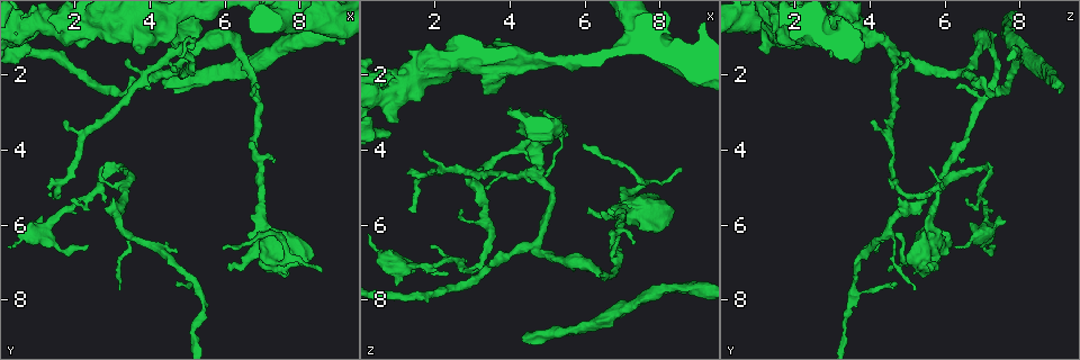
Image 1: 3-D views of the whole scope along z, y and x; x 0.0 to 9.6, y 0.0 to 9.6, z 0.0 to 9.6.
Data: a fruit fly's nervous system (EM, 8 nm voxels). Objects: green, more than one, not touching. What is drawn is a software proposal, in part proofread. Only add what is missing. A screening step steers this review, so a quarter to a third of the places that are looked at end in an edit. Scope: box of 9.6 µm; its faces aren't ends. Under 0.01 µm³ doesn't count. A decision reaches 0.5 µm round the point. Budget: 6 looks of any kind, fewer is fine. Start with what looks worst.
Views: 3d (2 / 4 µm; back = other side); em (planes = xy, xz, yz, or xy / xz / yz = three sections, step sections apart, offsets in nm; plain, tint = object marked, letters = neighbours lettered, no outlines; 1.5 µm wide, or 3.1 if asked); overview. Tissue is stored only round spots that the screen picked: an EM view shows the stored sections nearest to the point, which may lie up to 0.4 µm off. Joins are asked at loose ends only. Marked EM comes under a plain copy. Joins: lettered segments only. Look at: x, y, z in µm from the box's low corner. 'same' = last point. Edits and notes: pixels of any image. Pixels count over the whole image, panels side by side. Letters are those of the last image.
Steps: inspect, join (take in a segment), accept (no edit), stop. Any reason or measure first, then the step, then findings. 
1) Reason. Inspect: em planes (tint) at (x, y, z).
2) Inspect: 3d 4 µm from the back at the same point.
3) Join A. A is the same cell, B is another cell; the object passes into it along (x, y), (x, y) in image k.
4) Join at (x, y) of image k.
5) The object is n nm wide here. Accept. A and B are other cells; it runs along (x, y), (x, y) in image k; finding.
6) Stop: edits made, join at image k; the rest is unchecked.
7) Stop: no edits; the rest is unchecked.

Free end. Inspect: em yz step 4 (tint) at (1.05, 5.85, 7.60).

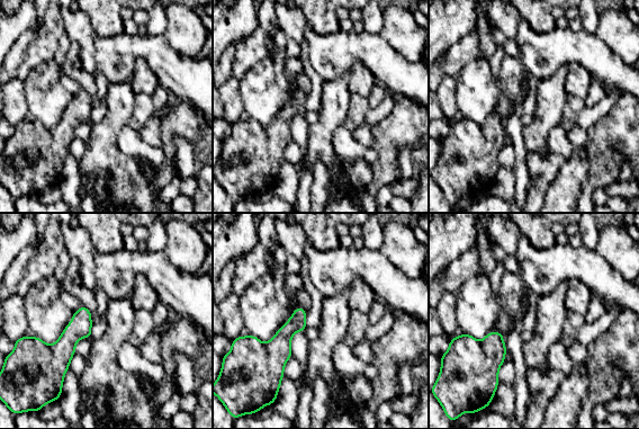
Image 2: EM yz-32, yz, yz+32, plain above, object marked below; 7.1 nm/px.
Inspect: em planes (letters) at the same point.

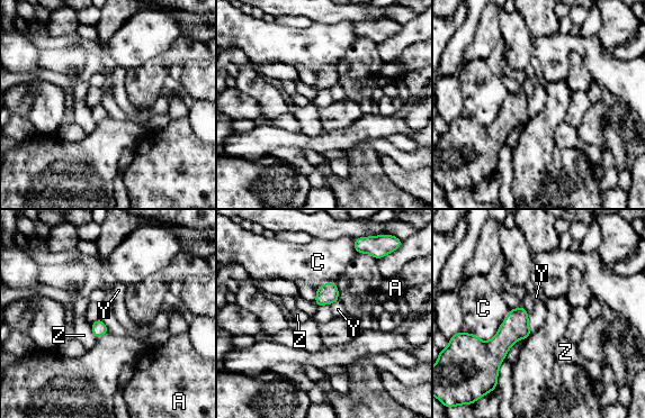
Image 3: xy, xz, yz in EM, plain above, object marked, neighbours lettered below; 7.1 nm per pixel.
Accept. A, C, Y and Z are other cells; a border runs along (338, 299), (330, 305) in image 3; no lettered segment goes on from it.

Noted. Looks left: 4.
Tapers out. Inspect: 3d 4 µm from the back at (1.65, 3.25, 4.00).

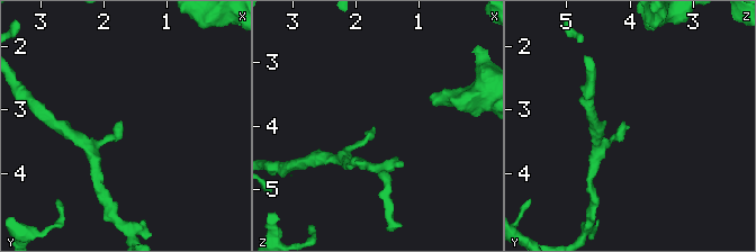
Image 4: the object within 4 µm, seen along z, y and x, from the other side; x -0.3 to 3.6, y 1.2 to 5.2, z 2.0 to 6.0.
Need the tissue. Inspect: em planes (letters) at (1.70, 3.20, 4.00).

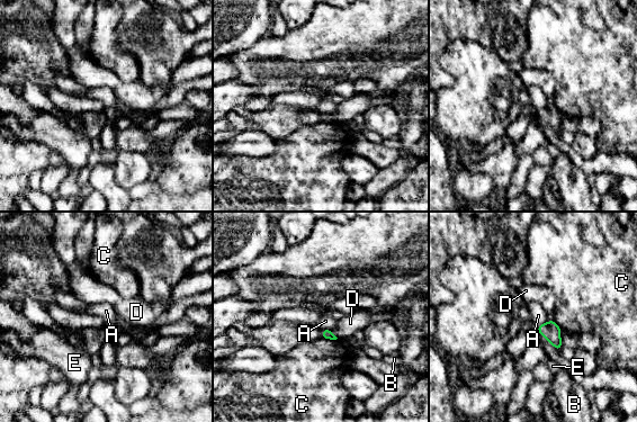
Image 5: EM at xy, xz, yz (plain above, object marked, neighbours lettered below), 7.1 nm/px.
Accept. A, B, C, D and E are other cells; a border runs along (548, 320), (537, 325) in image 5; no lettered segment goes on from it.

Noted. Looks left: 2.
Thin end. Inspect: em yz step 8 (letters) at (6.80, 2.35, 6.35).

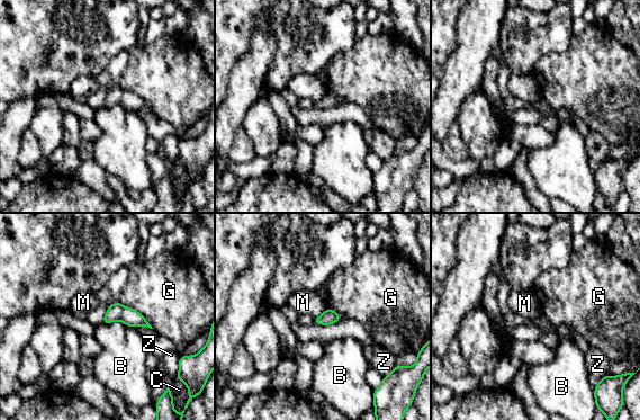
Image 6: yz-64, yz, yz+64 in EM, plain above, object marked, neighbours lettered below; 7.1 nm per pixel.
Inspect: em planes (letters) at the same point.

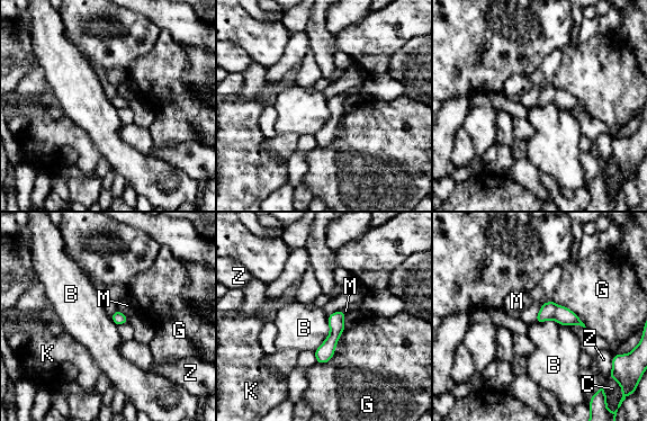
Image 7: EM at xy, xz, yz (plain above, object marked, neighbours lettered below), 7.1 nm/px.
Accept. B, C, G, K, M and Z are other cells; a border runs along (328, 316), (330, 333), (314, 350) in image 7; none of them fits.

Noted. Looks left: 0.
Stop: no edits; the rest is unchecked.

